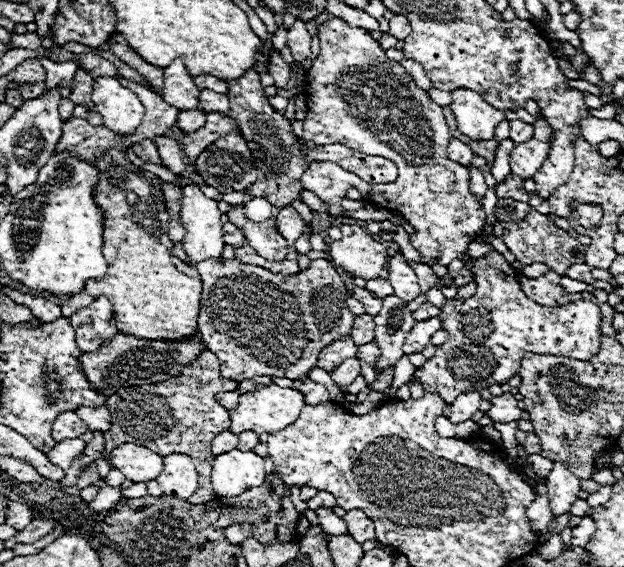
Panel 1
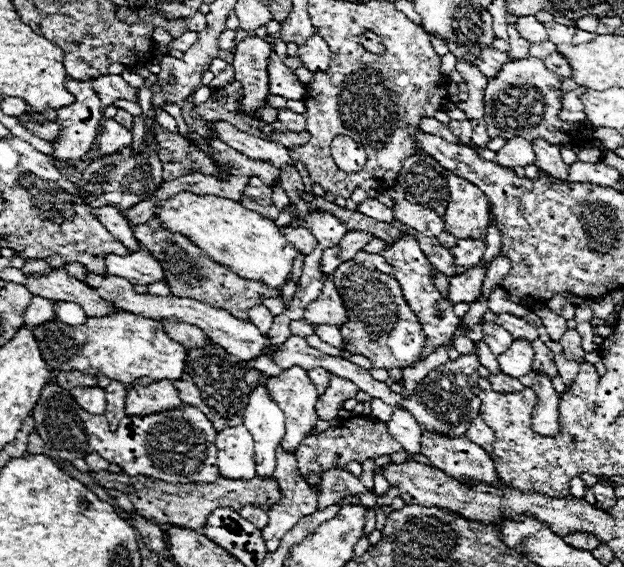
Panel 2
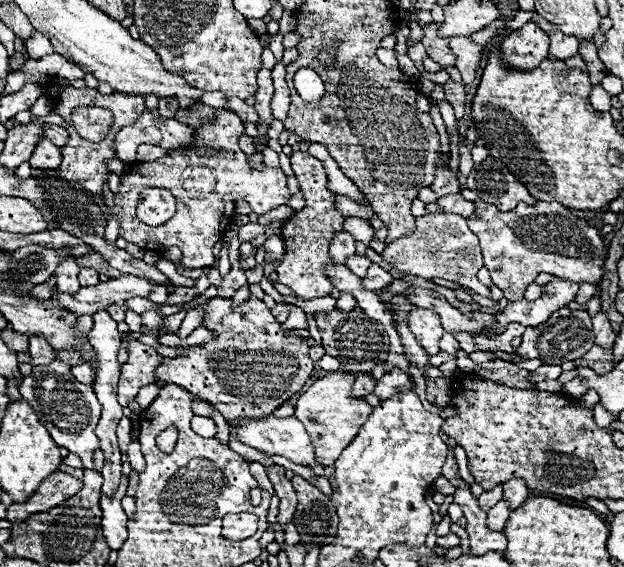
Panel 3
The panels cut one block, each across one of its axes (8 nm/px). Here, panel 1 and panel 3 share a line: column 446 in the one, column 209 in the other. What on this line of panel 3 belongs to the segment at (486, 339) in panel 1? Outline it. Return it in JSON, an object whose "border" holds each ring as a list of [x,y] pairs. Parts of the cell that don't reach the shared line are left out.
{"border":[[[250,296],[242,304],[234,304],[230,298],[220,298],[220,306],[204,310],[202,326],[212,332],[212,340],[200,346],[178,346],[180,354],[176,358],[164,358],[164,364],[156,368],[156,378],[168,384],[178,384],[192,394],[198,394],[202,400],[218,406],[224,418],[230,422],[238,418],[264,418],[270,416],[276,408],[286,404],[290,396],[298,394],[310,380],[314,372],[314,362],[308,358],[308,342],[298,330],[292,330],[292,338],[286,336],[282,324],[272,316],[270,308],[256,298]]]}

